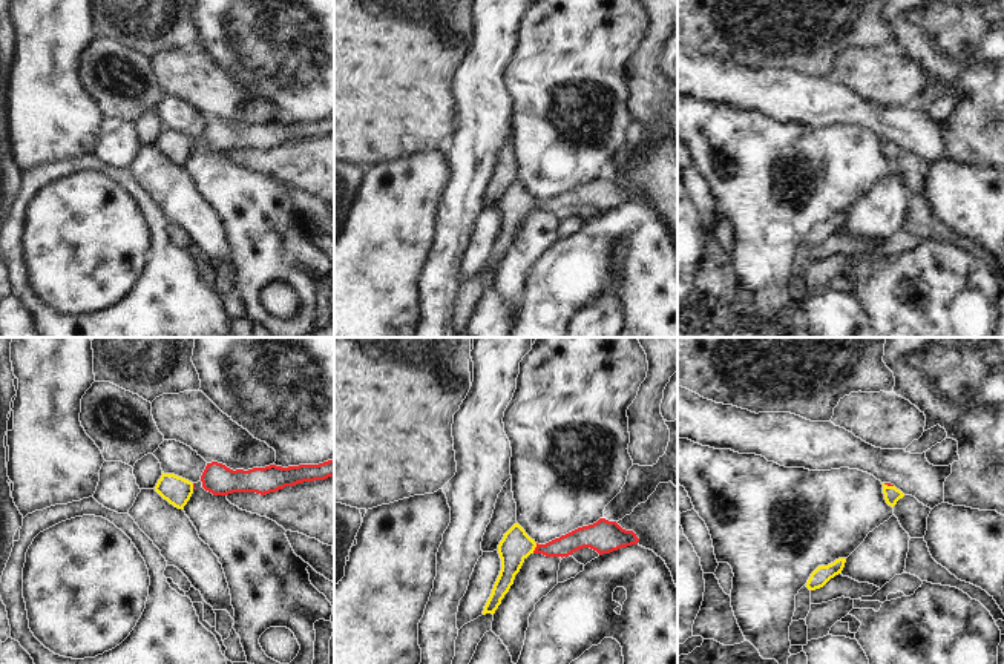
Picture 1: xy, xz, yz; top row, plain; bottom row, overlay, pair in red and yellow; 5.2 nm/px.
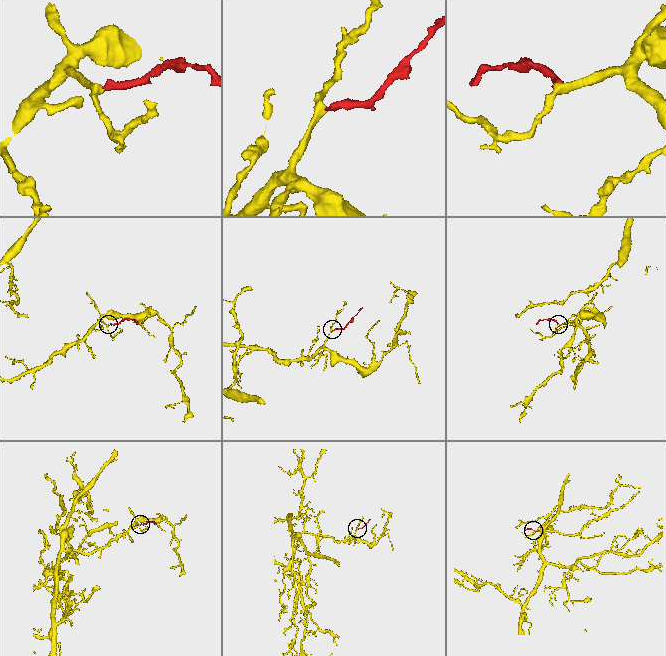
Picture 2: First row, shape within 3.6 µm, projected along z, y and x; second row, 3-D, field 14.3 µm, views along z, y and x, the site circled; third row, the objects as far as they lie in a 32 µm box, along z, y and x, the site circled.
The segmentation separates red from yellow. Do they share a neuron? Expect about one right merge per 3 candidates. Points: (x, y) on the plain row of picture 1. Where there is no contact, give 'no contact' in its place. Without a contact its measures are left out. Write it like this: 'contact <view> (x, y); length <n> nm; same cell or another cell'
contact xz (535, 204); length 60 nm; same cell

